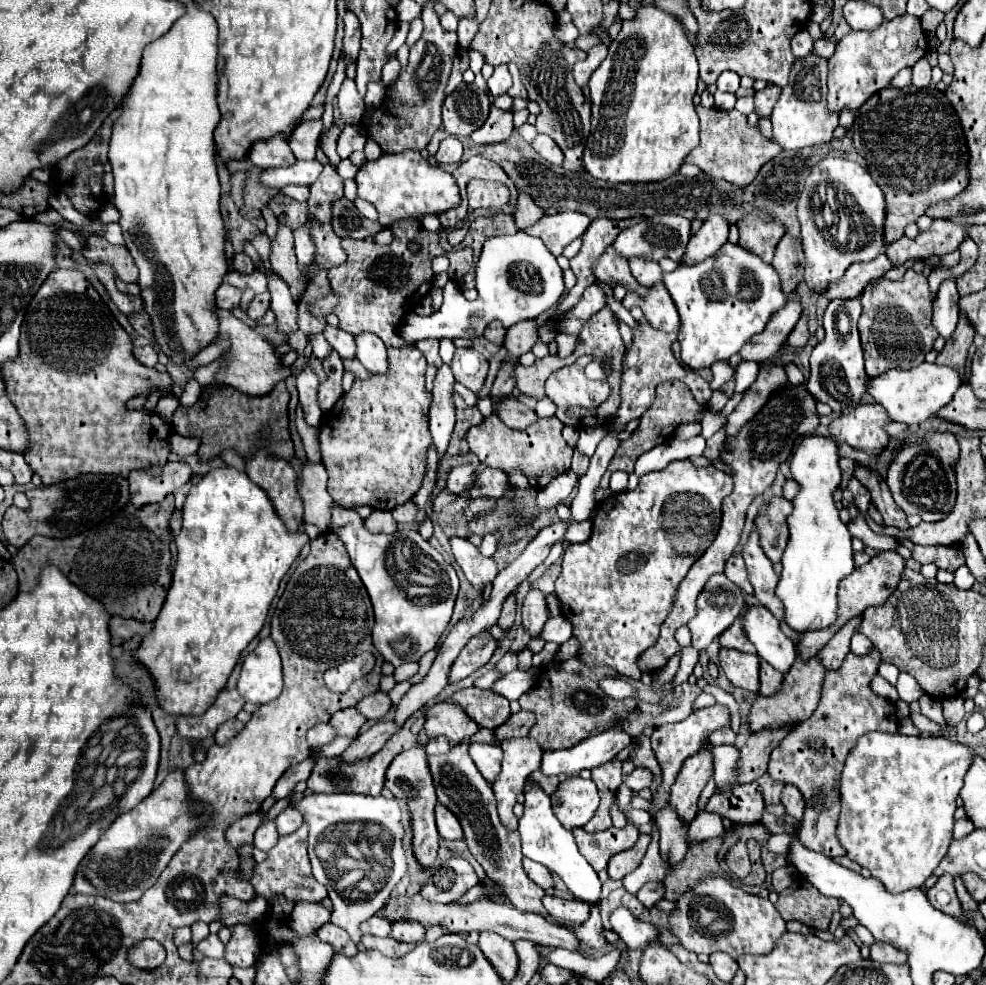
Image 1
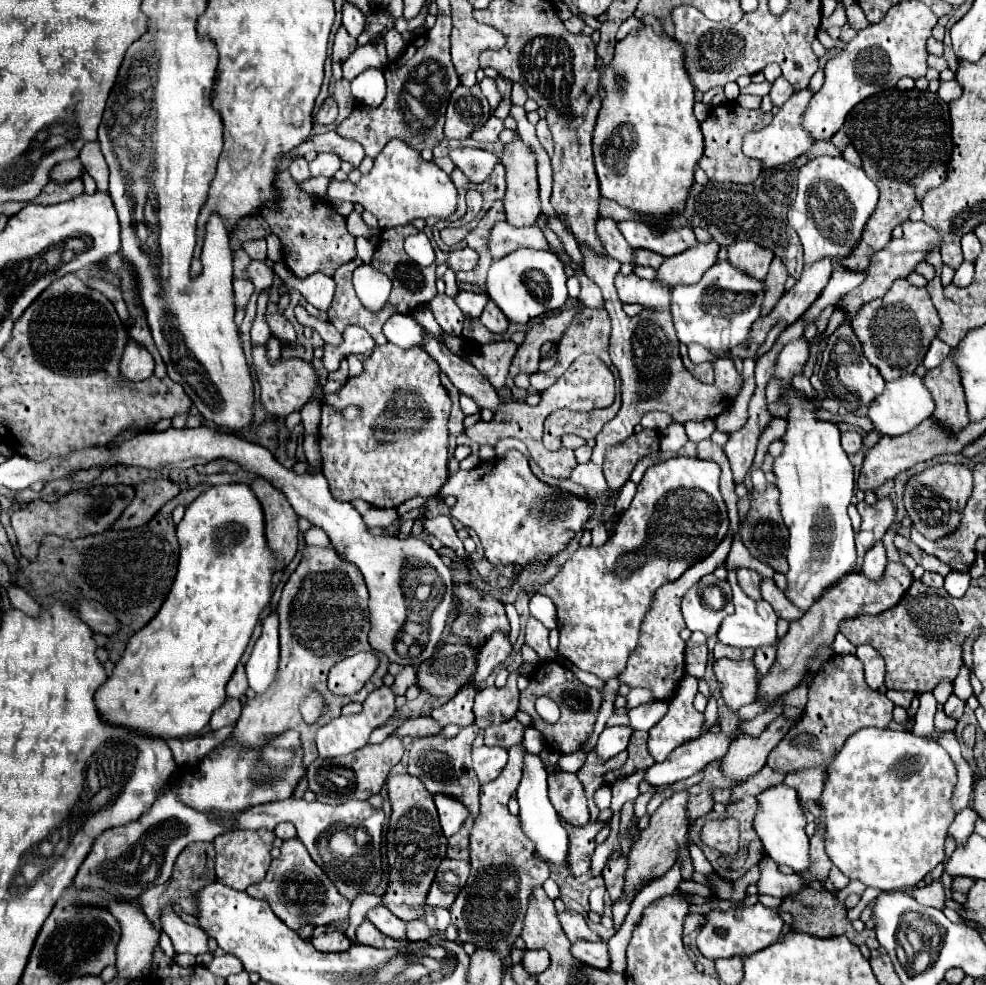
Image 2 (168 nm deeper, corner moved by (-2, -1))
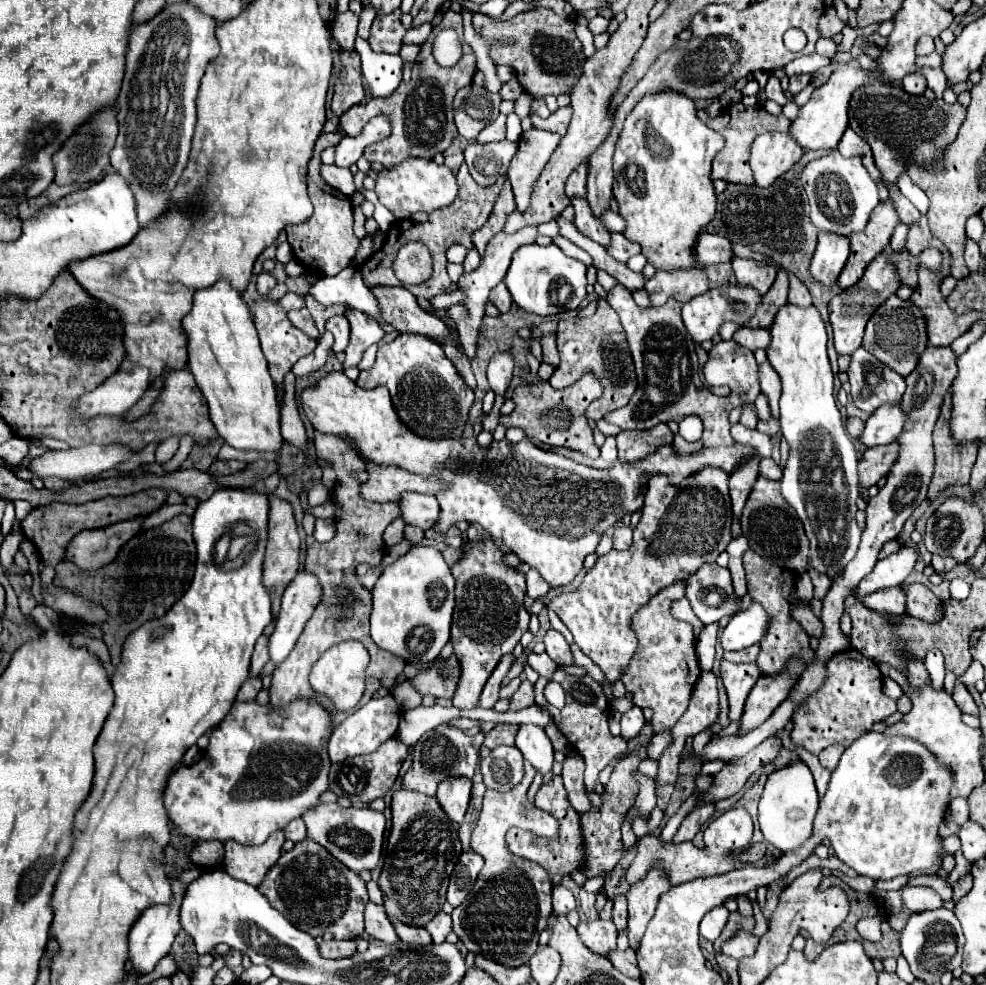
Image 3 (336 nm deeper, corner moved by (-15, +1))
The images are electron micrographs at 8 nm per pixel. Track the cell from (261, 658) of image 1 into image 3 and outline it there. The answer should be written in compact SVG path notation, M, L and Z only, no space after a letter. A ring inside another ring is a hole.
M300 572L286 588L282 596L282 608L276 620L276 628L270 636L268 650L270 650L270 662L278 666L284 662L284 658L292 652L298 634L304 630L304 624L312 616L312 610L320 602L322 588L316 580L316 576Z

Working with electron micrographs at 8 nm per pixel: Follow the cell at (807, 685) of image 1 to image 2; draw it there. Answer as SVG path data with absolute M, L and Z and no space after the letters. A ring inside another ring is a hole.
M779 716L775 722L771 722L767 726L767 730L757 736L739 736L727 756L723 756L721 762L721 772L725 778L729 778L731 782L741 782L747 780L751 776L755 776L767 762L769 752L777 746L777 742L787 734L787 730L793 726L795 722L785 720L783 716Z

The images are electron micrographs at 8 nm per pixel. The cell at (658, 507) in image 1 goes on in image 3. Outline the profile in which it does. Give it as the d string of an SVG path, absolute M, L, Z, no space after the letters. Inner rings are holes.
M704 466L700 472L690 474L682 480L680 486L672 486L668 482L666 474L654 474L648 482L648 494L644 498L642 518L638 526L634 528L634 542L628 550L612 550L596 560L596 564L586 570L586 576L582 584L568 594L558 594L552 598L546 606L548 610L556 612L558 618L566 624L566 628L574 636L574 644L580 646L580 650L590 656L590 660L600 666L604 676L610 682L618 682L622 678L622 670L632 660L638 638L632 630L632 616L650 602L652 596L656 596L662 588L670 586L676 580L682 580L686 576L692 576L702 564L714 562L720 552L726 550L726 544L732 540L732 502L728 494L728 478L730 474L722 468Z

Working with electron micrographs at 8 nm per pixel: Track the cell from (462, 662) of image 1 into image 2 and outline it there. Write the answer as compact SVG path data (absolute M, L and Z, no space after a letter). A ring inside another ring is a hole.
M445 644L441 656L433 656L417 666L417 686L431 696L455 696L455 692L473 680L475 652L467 644Z

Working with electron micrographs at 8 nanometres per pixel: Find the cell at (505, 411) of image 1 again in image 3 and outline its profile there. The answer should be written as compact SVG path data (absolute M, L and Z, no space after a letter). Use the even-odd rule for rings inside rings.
M378 286L372 292L380 302L386 322L396 326L396 330L424 334L424 336L432 338L434 342L446 346L446 338L450 336L450 330L446 328L446 324L440 318L422 310L416 302L416 296L410 290L406 290L402 286L396 286L396 288Z

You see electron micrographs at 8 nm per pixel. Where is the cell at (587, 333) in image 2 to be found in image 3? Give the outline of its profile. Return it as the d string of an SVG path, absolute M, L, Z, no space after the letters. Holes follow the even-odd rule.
M600 298L594 316L590 318L564 318L558 322L558 352L560 364L548 384L555 389L564 389L574 380L582 376L582 372L592 370L604 384L604 397L593 401L586 410L587 420L600 420L606 412L622 408L628 404L630 396L636 390L636 374L630 358L630 350L626 344L626 336L620 324L618 314L608 306L604 298Z

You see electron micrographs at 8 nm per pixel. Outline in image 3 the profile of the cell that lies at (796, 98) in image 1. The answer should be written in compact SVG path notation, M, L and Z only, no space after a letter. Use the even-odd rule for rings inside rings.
M768 132L756 136L752 144L750 166L754 172L756 186L768 188L788 172L800 158L804 156L804 148L792 142L792 136L786 132Z

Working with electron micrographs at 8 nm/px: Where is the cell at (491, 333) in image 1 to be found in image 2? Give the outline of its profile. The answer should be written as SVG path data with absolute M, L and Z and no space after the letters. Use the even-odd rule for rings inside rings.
M493 300L487 302L487 306L485 306L485 310L483 310L483 314L481 314L479 320L481 320L491 332L505 332L507 326L509 326L509 320L503 316L501 308L499 308Z

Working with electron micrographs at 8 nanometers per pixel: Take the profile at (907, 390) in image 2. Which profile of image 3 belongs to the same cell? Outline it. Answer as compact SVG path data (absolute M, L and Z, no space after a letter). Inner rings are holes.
M888 404L880 406L866 422L864 434L860 436L860 442L864 442L868 448L890 444L900 436L900 430L904 430L904 422L908 420L908 412L904 412L902 404Z

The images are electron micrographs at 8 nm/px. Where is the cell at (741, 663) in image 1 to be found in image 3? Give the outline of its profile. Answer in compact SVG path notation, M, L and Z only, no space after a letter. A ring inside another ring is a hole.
M722 660L720 674L722 674L722 682L726 686L726 694L730 700L730 720L740 720L740 716L744 714L746 698L762 672L756 662L732 664L728 660Z

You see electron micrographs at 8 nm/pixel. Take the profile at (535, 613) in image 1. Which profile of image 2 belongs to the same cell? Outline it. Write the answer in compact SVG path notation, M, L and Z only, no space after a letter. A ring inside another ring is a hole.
M529 618L527 622L527 630L525 630L525 642L537 652L539 660L541 662L551 662L557 658L557 652L549 648L549 642L547 642L547 636L549 636L549 630L537 622L535 618Z

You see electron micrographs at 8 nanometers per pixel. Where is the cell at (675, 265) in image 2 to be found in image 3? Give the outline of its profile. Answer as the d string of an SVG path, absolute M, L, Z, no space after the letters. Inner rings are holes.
M692 266L688 270L658 270L648 282L646 290L650 294L652 306L662 306L668 298L678 302L688 302L696 294L704 294L710 286L706 268Z

